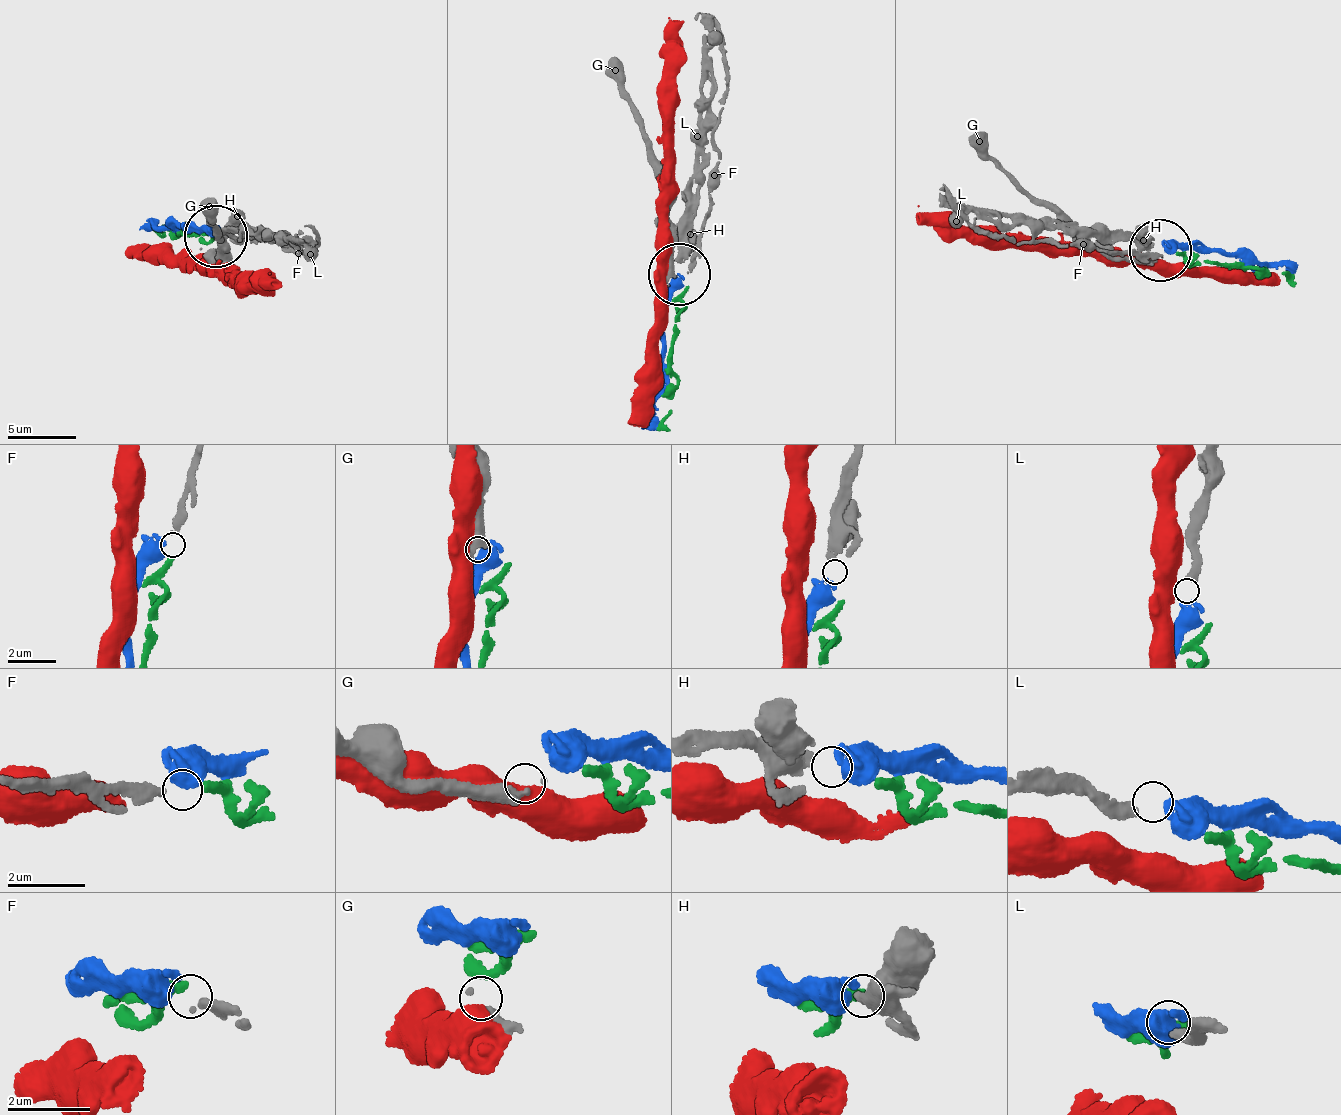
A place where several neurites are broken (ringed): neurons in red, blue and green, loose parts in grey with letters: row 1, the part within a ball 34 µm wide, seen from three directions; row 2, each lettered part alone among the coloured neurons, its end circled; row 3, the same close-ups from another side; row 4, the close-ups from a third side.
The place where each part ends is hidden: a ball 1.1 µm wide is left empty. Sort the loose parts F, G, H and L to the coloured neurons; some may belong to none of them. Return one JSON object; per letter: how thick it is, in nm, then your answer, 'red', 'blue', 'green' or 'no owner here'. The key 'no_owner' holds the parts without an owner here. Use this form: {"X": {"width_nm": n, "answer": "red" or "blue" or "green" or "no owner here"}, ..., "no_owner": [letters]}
{"F": {"width_nm": 240, "answer": "green"}, "G": {"width_nm": 320, "answer": "no owner here"}, "H": {"width_nm": 380, "answer": "no owner here"}, "L": {"width_nm": 300, "answer": "blue"}, "no_owner": ["G", "H"]}

